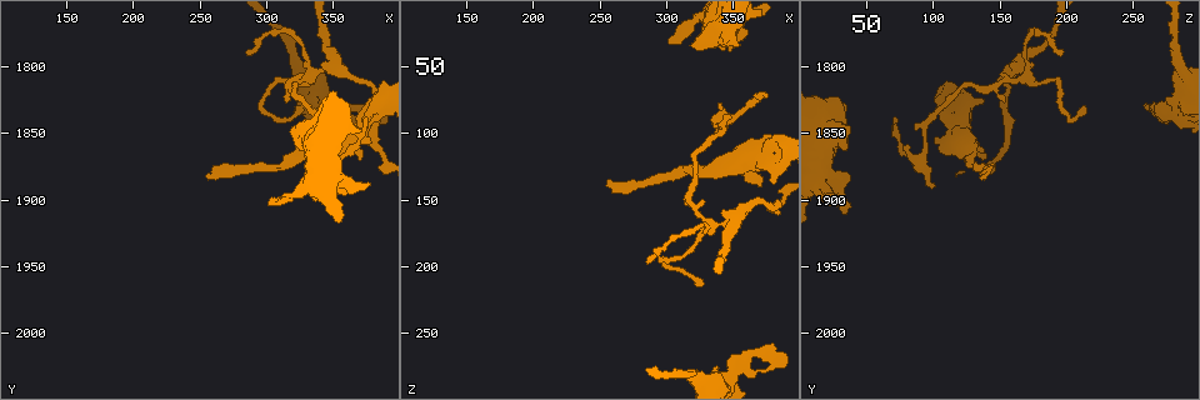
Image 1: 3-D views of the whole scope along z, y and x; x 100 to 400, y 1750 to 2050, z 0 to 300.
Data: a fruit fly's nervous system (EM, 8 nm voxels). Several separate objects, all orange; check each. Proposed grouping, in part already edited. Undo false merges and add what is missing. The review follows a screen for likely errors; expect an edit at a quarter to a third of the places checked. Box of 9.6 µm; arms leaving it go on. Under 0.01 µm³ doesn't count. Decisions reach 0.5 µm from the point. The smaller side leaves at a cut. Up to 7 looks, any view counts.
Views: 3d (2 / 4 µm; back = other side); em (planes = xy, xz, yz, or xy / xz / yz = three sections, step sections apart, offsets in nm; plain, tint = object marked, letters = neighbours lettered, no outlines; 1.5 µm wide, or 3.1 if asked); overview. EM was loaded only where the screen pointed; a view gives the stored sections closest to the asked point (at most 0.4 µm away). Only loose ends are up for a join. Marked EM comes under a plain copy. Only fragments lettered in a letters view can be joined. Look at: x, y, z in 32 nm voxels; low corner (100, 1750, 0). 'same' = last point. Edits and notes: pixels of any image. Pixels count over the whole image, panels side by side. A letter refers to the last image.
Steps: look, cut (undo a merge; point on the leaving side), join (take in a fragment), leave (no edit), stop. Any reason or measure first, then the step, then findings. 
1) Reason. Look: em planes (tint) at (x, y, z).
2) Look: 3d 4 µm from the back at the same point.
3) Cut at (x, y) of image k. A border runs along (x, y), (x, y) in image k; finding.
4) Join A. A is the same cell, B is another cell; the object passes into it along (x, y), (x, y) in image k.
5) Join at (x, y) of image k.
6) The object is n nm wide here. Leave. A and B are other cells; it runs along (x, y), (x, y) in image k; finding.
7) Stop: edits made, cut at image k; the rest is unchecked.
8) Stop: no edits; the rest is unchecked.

Branch stops here. Look: 3d 4 µm from the back at (366, 1862, 106).

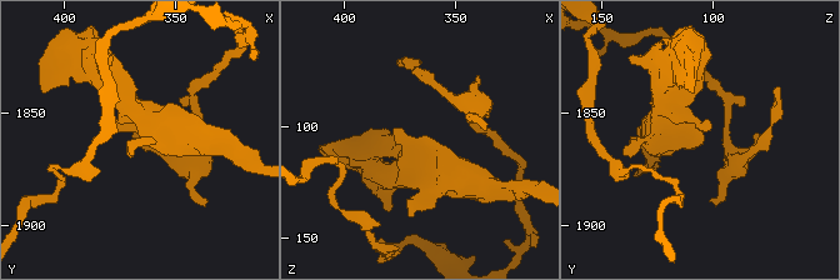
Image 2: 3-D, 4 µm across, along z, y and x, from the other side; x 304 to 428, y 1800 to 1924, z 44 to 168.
Look: em xz step 4 (letters) at (365, 1863, 105).

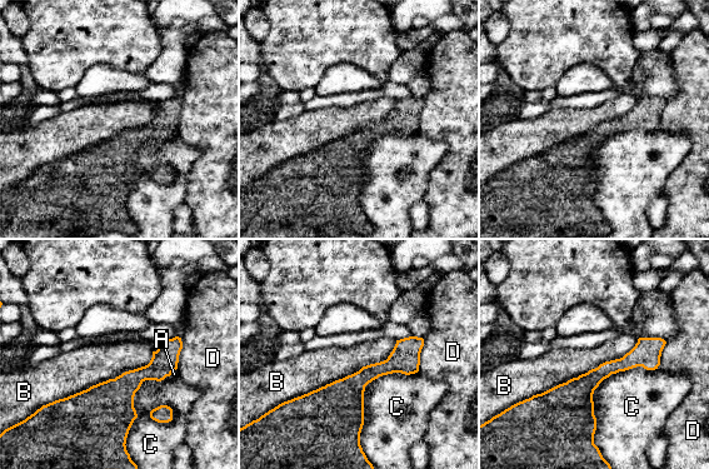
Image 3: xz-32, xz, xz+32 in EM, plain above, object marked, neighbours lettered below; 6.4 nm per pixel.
Leave. A, B, C and D are other cells; it runs along (662, 343), (573, 397), (543, 397) in image 3; no lettered fragment goes on from it.

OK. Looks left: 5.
Free end. Look: em planes (letters) at (256, 1884, 140).

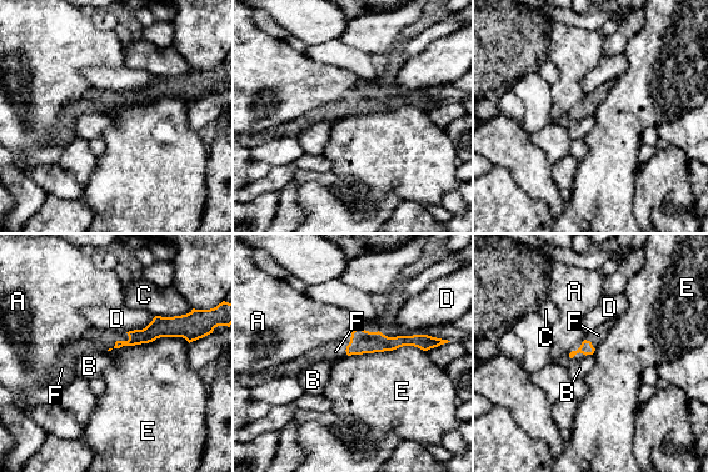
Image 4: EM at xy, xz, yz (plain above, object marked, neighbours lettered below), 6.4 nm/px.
Join F. F is the same cell, A, B, C, D and E are other cells; the object passes into it along (155, 329), (119, 341), (98, 340) in image 4; it goes on there.

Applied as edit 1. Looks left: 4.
Thick turns thin. Look: 3d 4 µm at (318, 1896, 18).

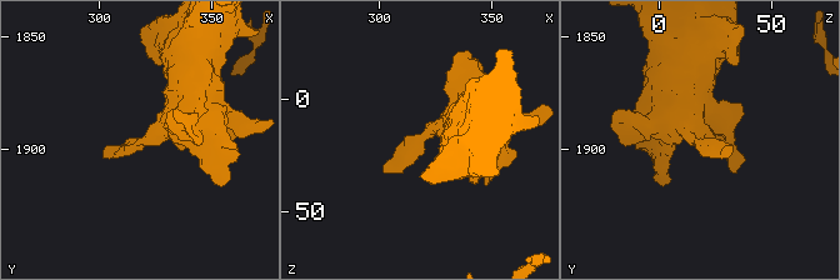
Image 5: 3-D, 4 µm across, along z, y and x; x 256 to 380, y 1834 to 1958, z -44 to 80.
Look: em planes (letters) at (319, 1897, 20).

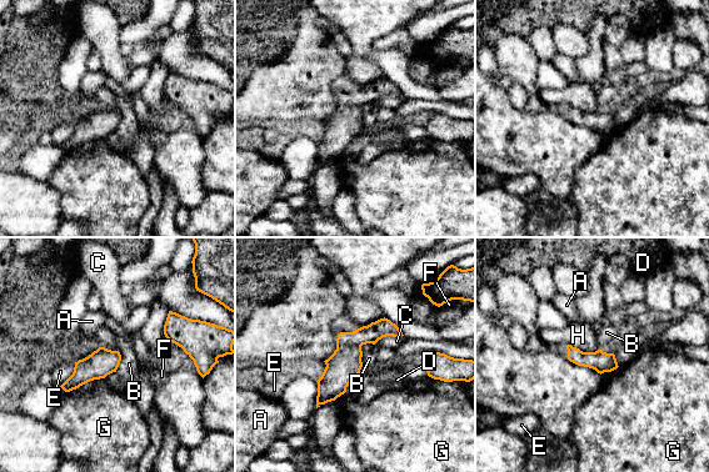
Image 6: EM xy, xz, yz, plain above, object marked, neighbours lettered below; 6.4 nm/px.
The object is 130 nm wide here. Leave. A, B, C, D, E, F, G and H are other cells; a border runs along (569, 344), (583, 351), (598, 350) in image 6; continuous, no second neuron.

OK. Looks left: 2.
Stop: edits made, join at image 4; the rest is unchecked.

